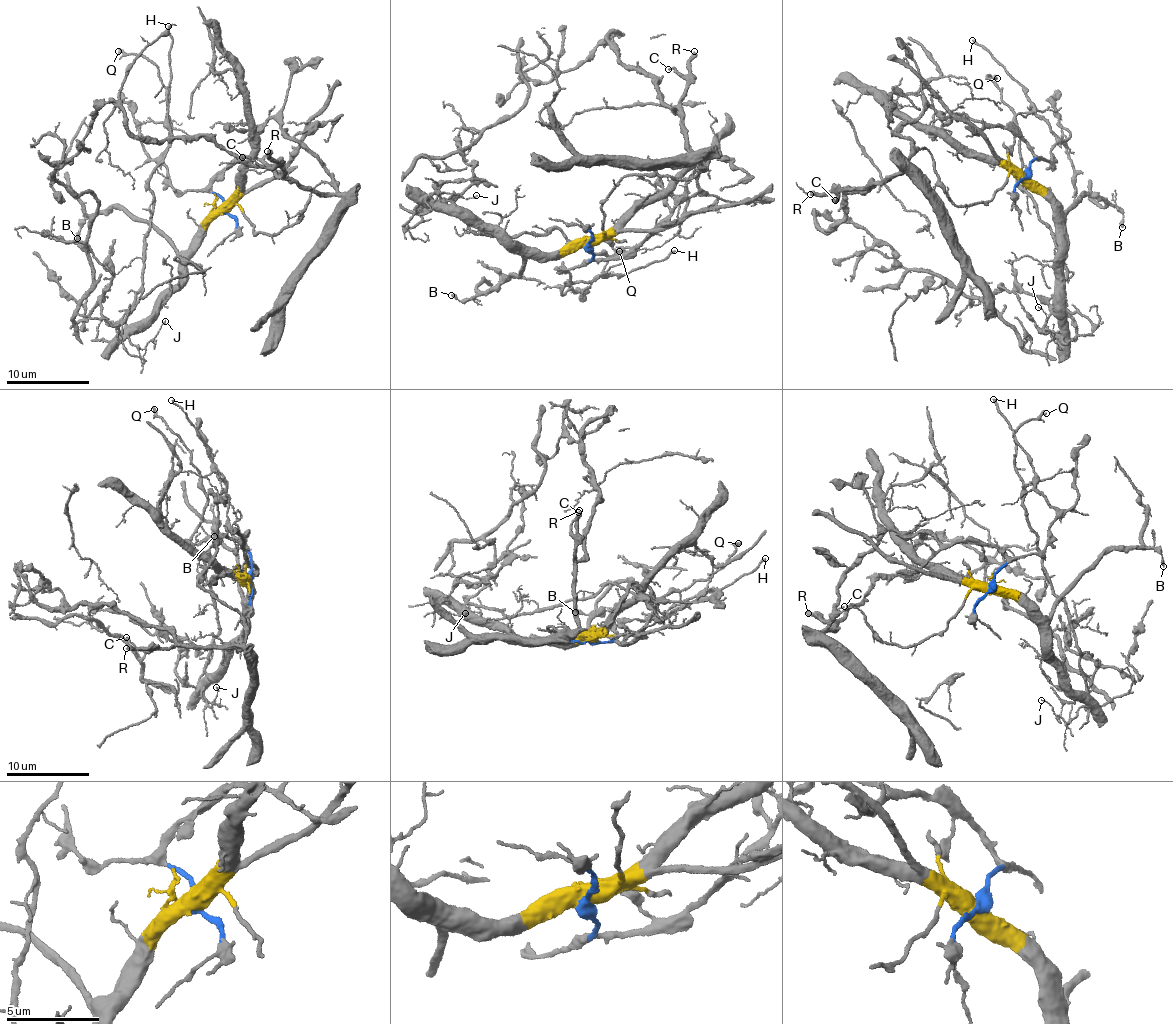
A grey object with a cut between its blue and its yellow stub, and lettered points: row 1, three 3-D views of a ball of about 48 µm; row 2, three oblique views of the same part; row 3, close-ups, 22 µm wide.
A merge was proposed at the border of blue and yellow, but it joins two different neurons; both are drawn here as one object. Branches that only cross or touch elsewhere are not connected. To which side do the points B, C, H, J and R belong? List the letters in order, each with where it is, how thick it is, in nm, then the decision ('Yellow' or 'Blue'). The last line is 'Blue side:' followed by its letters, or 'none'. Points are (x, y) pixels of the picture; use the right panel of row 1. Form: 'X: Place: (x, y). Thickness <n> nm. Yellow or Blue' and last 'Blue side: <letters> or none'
B: Place: (1122, 227). Thickness 300 nm. Yellow
C: Place: (835, 200). Thickness 130 nm. Blue
H: Place: (972, 40). Thickness 200 nm. Blue
J: Place: (1038, 307). Thickness 110 nm. Yellow
R: Place: (810, 194). Thickness 360 nm. Blue
Blue side: C, H, R

